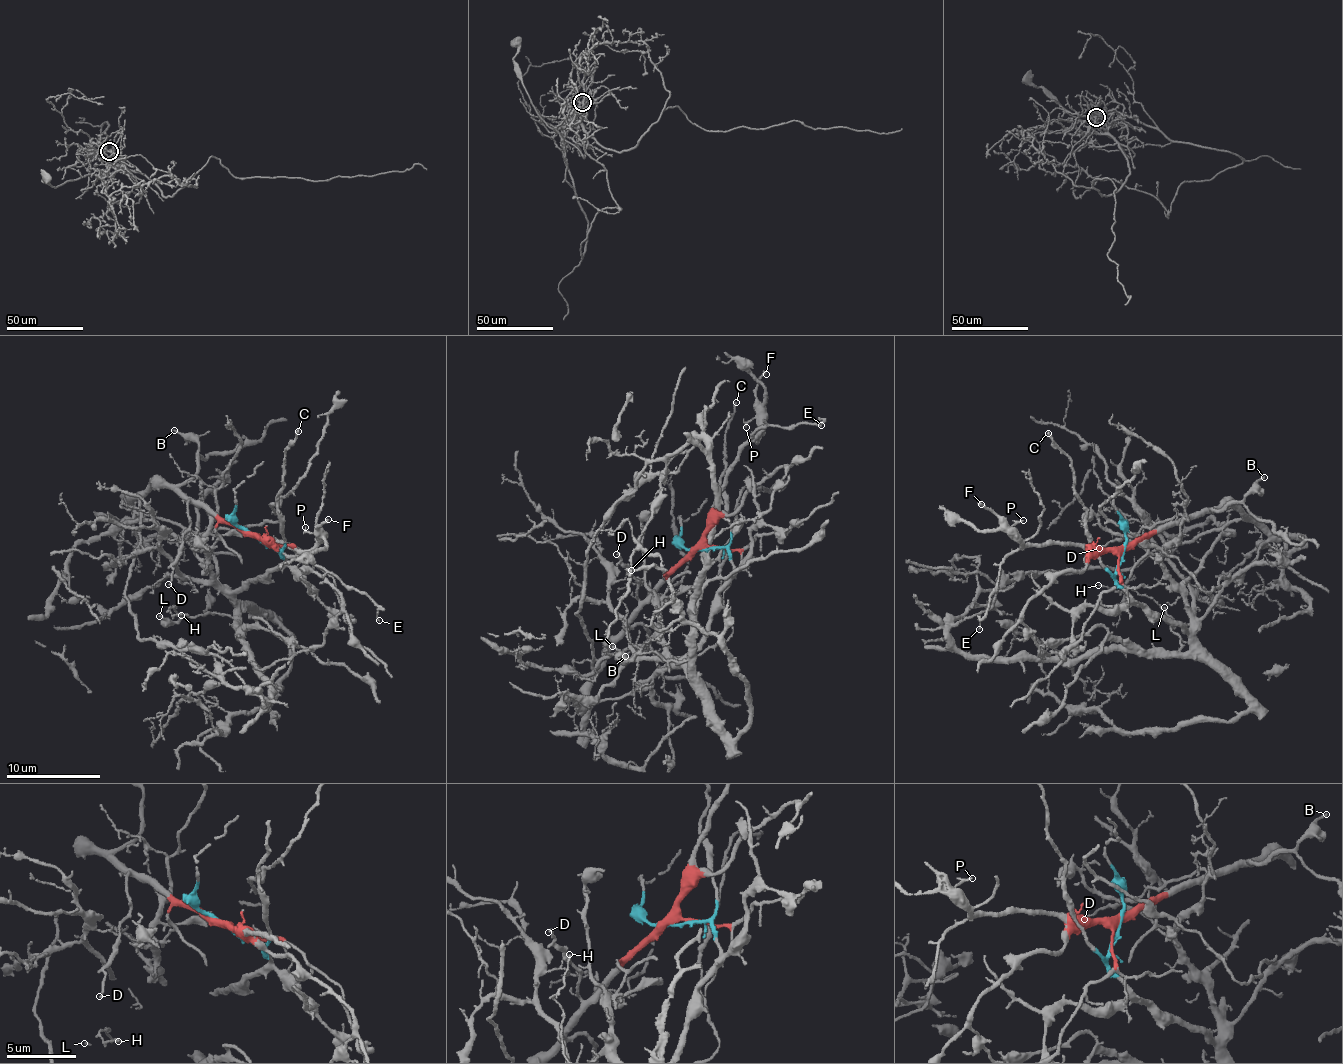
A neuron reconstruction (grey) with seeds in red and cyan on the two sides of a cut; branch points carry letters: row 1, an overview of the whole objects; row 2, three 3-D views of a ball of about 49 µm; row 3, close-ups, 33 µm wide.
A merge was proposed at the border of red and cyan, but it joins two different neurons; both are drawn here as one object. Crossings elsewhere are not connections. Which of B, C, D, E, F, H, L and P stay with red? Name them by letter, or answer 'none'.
B, D, E, F, P

